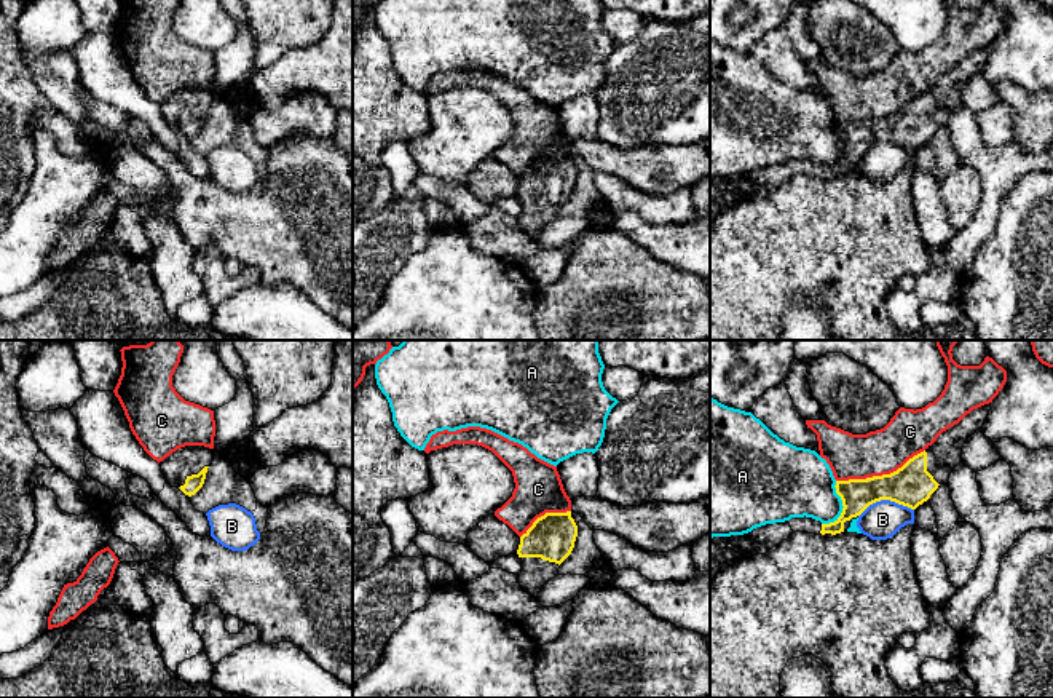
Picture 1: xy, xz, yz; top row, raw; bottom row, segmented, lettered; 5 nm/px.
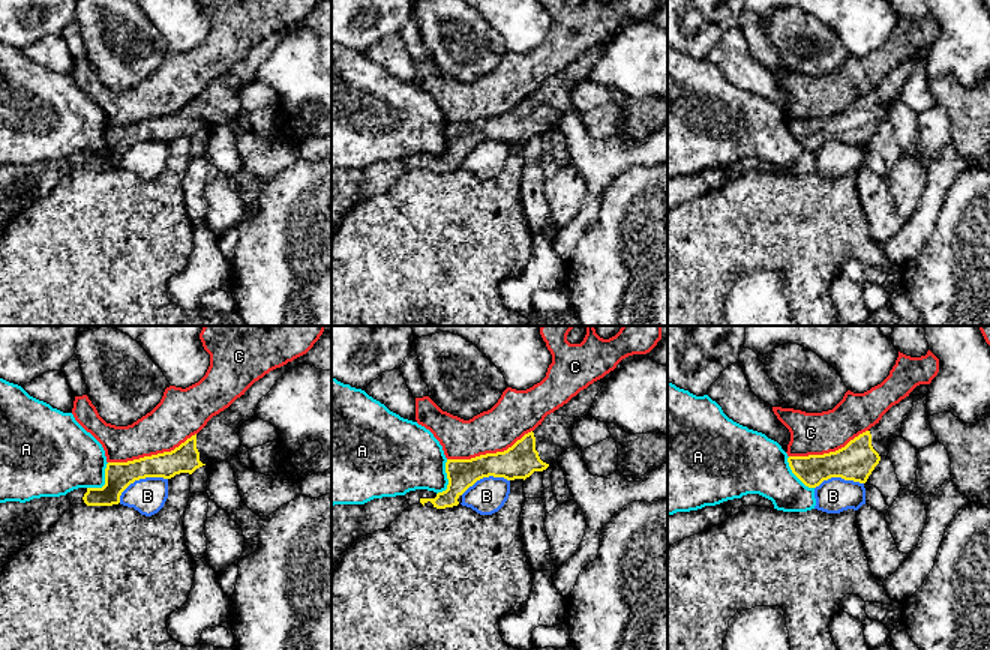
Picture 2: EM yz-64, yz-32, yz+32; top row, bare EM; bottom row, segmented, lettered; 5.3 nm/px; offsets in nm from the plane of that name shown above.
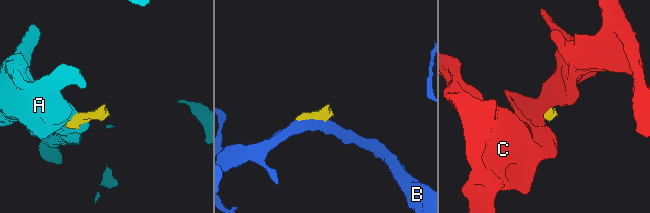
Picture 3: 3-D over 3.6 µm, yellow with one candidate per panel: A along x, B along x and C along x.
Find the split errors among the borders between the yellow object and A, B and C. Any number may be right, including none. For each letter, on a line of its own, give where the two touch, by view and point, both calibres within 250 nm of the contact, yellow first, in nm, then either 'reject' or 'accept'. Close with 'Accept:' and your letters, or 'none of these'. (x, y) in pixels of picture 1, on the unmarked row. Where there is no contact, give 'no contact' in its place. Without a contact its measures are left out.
A: yz (843, 147) | 160/340 nm | reject
B: yz (886, 141) | 200/190 nm | reject
C: yz (879, 118) | 200/220 nm | reject
Accept: none of these

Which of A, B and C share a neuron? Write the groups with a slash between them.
A / B / C

